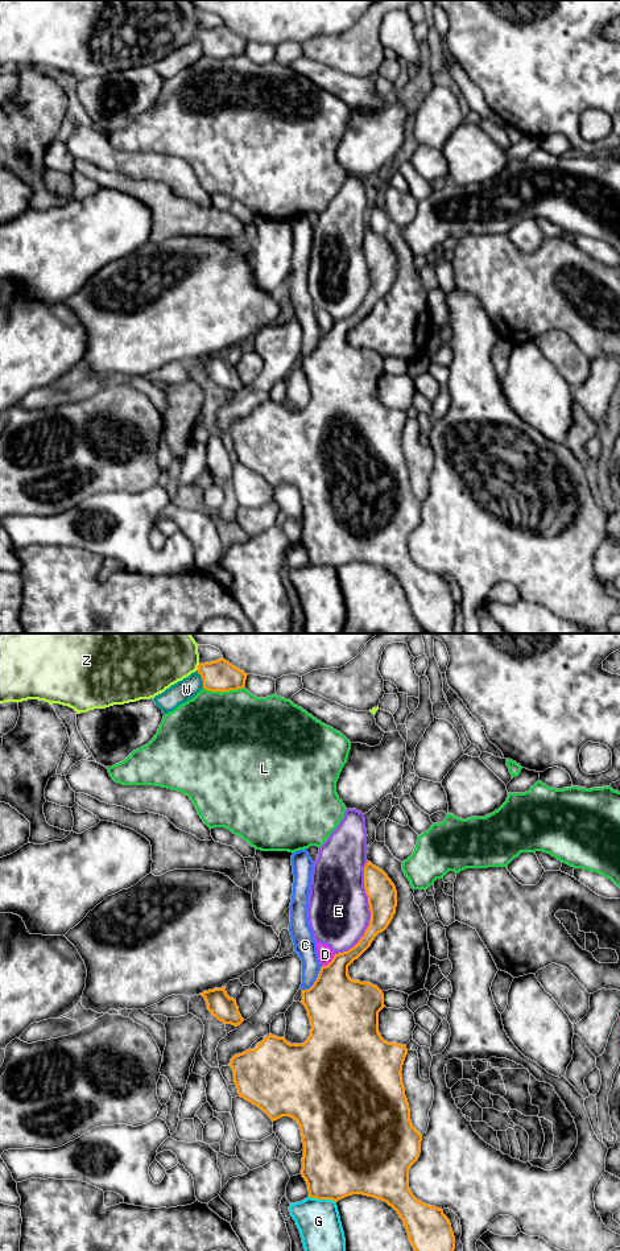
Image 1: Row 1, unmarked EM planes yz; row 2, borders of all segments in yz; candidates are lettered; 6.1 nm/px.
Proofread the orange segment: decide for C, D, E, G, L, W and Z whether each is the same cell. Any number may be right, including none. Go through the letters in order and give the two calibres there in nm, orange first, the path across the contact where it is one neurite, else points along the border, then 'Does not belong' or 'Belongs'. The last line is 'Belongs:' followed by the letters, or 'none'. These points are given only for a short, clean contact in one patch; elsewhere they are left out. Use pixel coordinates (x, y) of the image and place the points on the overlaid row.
C: Thickness 420 nm (orange) against 140 nm. Boundary: yz (322, 966), (317, 979), (308, 989), (302, 990). Does not belong
D: Thickness 340 nm (orange) against 100 nm. Does not belong
E: Thickness 180 nm (orange) against 380 nm. Does not belong
G: Thickness 440 nm (orange) against 260 nm. Does not belong
L: Thickness 190 nm (orange) against 480 nm. Does not belong
W: Thickness 190 nm (orange) against 130 nm. Does not belong
Z: Thickness 190 nm (orange) against 420 nm. Does not belong
Belongs: none

